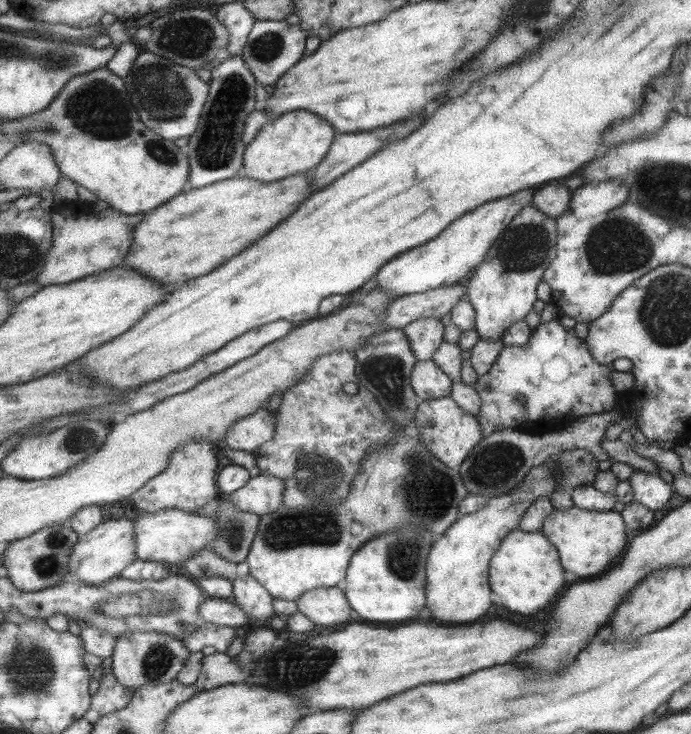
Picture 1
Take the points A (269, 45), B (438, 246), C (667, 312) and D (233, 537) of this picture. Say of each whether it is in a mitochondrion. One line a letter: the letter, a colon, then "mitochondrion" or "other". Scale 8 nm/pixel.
A: mitochondrion
B: other
C: mitochondrion
D: mitochondrion

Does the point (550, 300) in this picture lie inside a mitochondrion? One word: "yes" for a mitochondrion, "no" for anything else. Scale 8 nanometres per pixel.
no

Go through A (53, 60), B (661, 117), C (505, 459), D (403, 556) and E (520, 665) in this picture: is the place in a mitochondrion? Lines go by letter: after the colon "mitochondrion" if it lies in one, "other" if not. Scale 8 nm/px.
A: mitochondrion
B: other
C: mitochondrion
D: mitochondrion
E: other

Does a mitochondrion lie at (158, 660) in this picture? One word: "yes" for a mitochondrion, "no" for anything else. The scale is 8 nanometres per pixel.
yes

